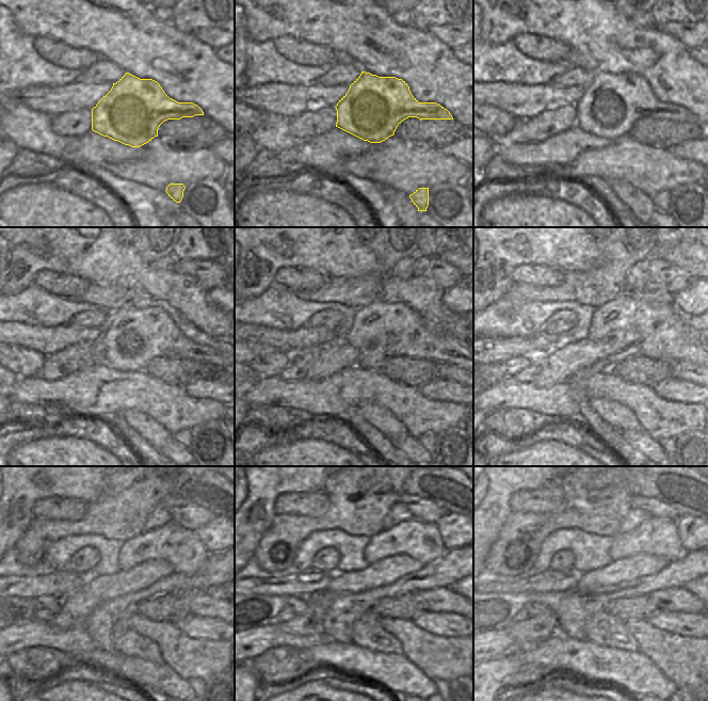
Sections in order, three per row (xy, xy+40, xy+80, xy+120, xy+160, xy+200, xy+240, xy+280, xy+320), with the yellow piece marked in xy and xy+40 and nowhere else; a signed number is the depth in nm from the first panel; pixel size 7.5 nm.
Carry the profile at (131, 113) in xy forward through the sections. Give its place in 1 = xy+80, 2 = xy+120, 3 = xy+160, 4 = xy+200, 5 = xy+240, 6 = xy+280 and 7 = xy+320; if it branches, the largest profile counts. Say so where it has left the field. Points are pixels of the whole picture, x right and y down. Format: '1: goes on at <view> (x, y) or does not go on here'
1: goes on at xy+80 (611, 104)
2: goes on at xy+120 (131, 337)
3: goes on at xy+160 (381, 330)
4: goes on at xy+200 (664, 333)
5: goes on at xy+240 (181, 547)
6: goes on at xy+280 (421, 541)
7: goes on at xy+320 (657, 536)

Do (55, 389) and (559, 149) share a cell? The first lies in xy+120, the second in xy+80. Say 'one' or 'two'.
one

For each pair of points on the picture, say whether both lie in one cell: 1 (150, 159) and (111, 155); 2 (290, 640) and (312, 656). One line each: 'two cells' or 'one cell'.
1: one cell
2: two cells

